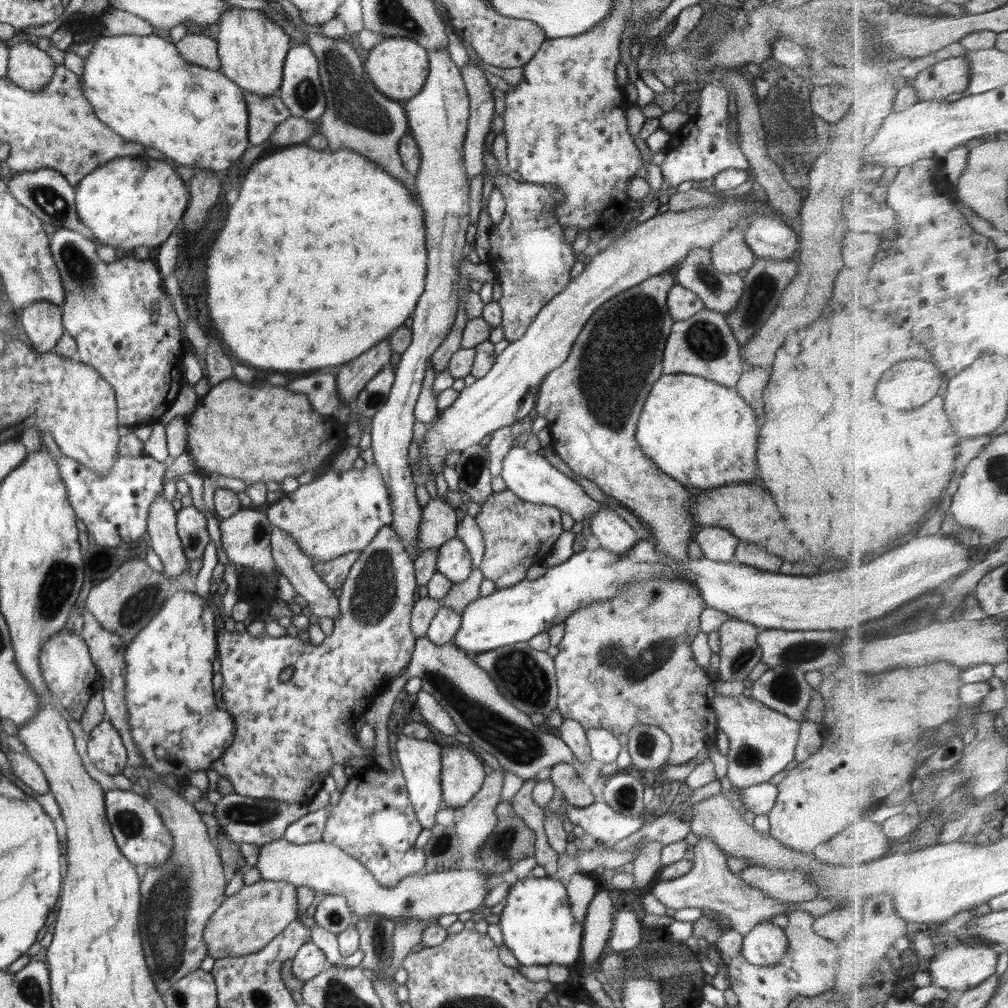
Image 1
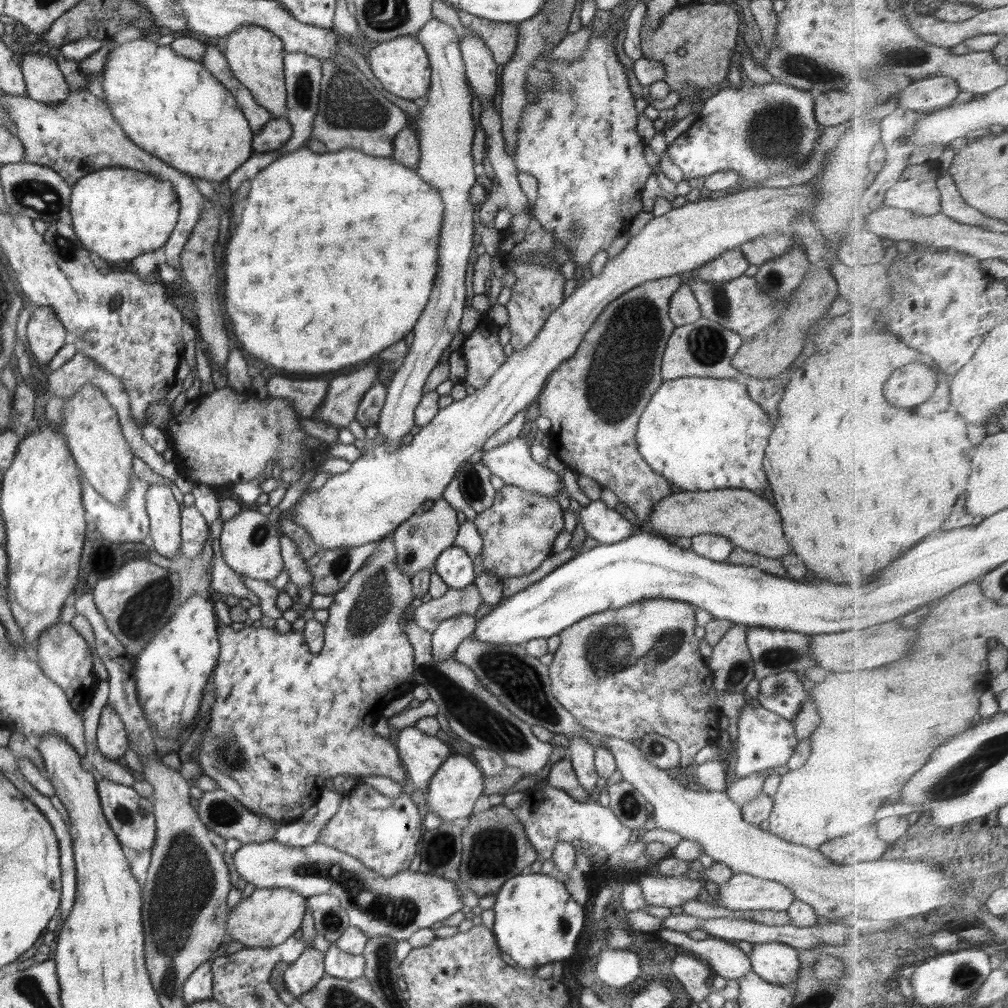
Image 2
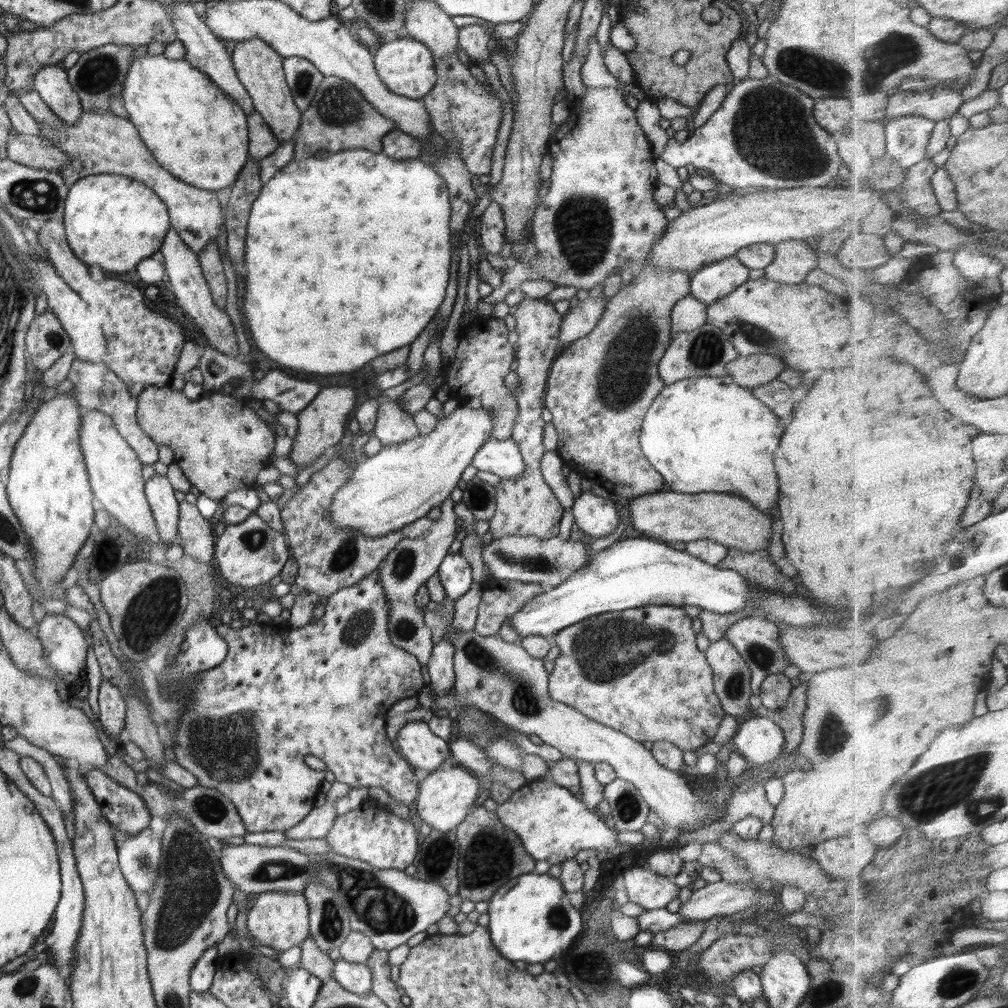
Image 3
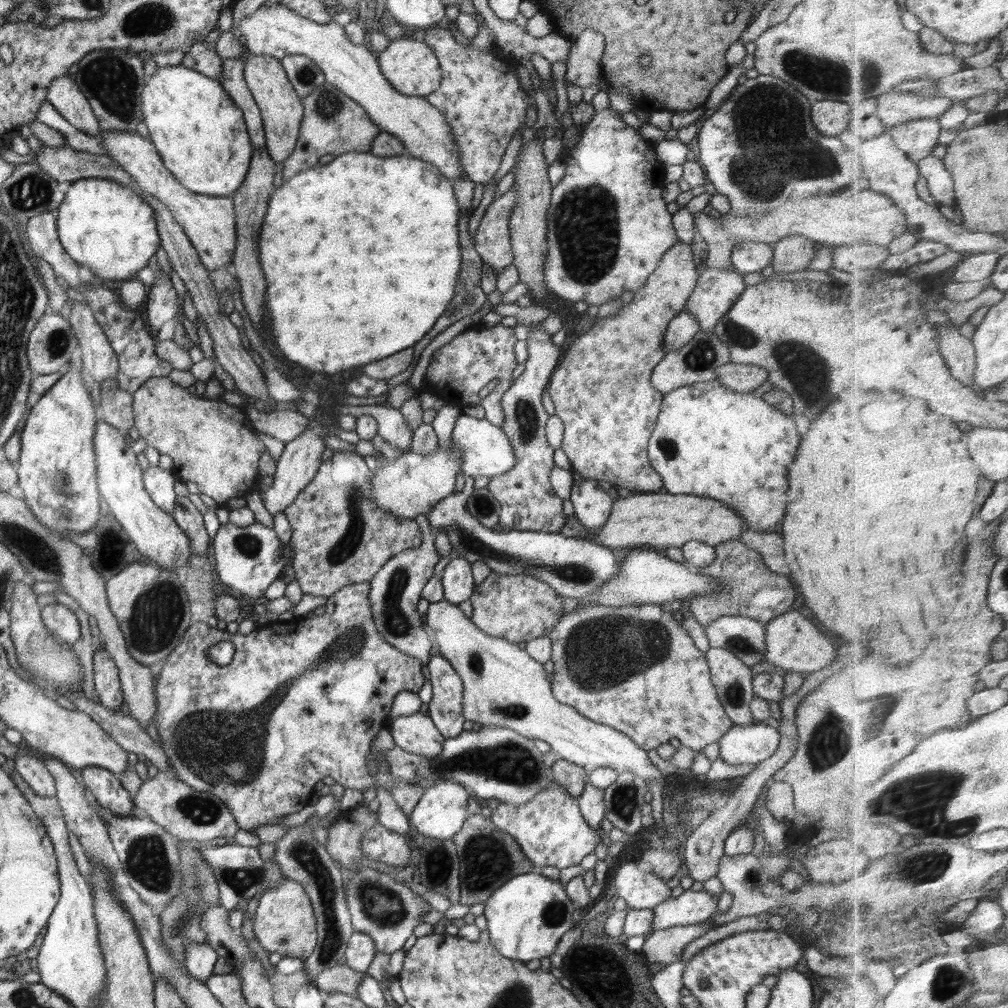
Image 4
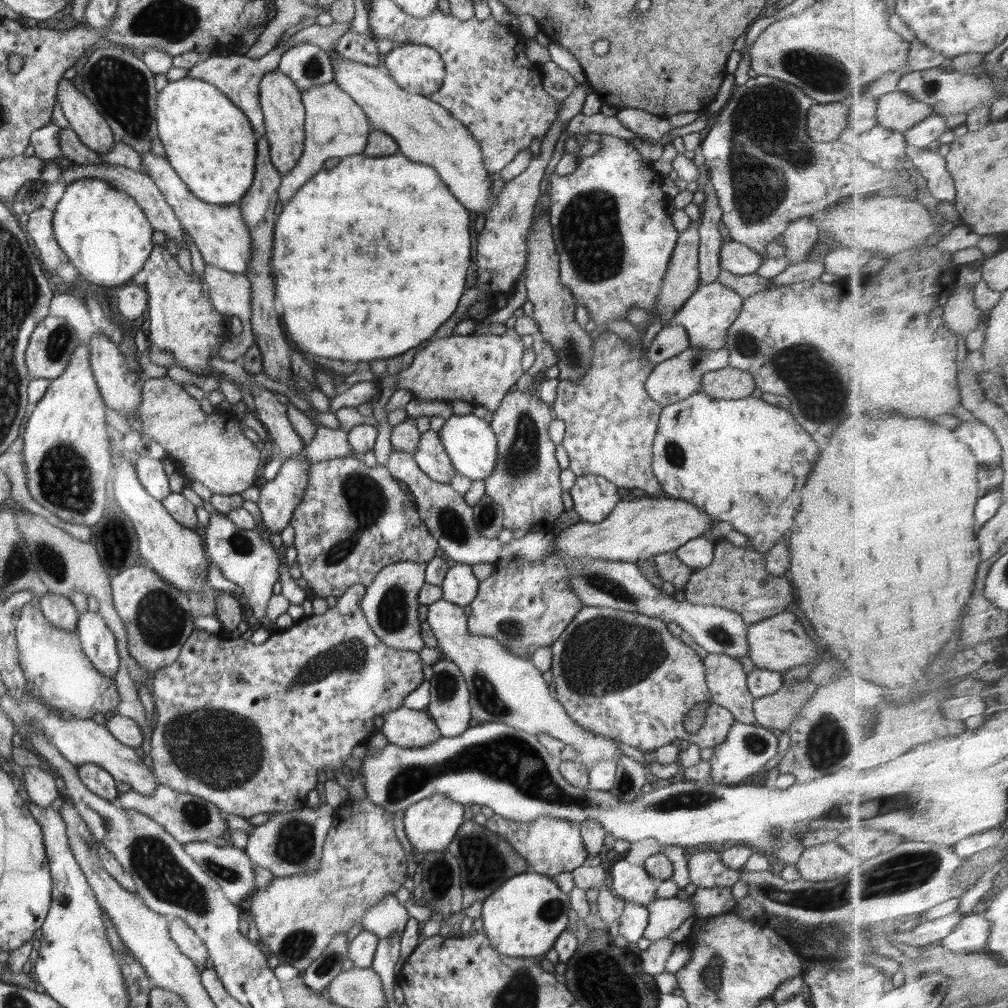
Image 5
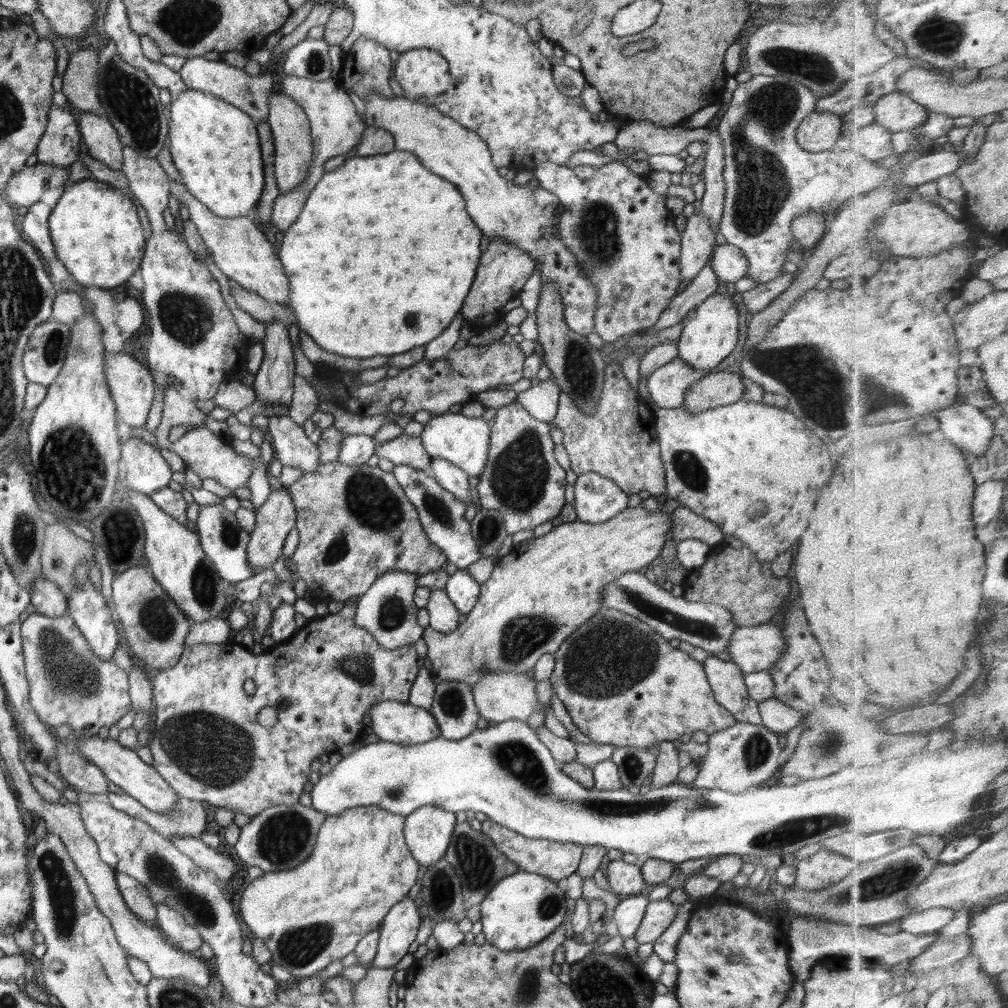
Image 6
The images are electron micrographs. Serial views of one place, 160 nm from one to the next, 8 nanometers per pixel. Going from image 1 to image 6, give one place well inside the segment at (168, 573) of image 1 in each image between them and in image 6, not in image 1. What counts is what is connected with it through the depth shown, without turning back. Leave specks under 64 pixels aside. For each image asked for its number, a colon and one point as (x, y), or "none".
2: (164, 512)
3: (159, 492)
4: (159, 483)
5: (150, 471)
6: (147, 471)

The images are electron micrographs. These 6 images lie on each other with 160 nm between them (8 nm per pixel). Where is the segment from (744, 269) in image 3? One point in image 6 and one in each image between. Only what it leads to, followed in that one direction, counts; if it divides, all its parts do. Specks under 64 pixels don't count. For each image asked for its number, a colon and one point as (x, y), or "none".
4: (716, 291)
5: (706, 316)
6: (710, 333)

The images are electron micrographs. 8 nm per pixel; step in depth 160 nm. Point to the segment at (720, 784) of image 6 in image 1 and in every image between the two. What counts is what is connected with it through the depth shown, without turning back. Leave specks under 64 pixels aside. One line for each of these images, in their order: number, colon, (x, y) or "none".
1: (762, 741)
2: (765, 740)
3: (759, 740)
4: (753, 743)
5: (747, 748)

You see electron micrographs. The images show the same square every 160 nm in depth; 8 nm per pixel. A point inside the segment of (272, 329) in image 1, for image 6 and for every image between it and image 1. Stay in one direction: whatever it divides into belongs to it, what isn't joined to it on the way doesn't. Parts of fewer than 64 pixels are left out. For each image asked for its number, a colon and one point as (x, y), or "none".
2: (335, 258)
3: (329, 289)
4: (361, 255)
5: (347, 295)
6: (379, 261)

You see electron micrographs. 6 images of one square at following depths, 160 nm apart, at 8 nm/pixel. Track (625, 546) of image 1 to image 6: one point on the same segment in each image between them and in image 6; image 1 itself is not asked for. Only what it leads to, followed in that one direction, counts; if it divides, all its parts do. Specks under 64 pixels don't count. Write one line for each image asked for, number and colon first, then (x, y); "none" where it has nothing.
2: (605, 525)
3: (596, 516)
4: (592, 505)
5: (594, 497)
6: (597, 499)

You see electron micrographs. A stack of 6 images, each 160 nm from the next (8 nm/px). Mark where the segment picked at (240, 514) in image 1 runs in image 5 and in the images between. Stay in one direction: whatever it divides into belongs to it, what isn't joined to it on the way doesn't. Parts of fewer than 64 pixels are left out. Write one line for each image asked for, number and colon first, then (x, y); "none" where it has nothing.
2: (250, 545)
3: (249, 554)
4: (248, 559)
5: (245, 557)

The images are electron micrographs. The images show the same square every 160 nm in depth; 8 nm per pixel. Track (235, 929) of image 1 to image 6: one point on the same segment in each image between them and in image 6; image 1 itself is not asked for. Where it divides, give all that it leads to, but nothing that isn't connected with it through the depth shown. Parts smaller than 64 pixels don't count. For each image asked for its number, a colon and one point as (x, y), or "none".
2: (269, 916)
3: (280, 920)
4: (285, 922)
5: (297, 916)
6: (308, 916)

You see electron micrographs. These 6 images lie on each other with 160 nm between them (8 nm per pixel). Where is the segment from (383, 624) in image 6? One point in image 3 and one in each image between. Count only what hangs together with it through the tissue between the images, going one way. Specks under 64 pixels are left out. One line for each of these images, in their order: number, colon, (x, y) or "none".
3: (425, 542)
4: (395, 591)
5: (390, 605)

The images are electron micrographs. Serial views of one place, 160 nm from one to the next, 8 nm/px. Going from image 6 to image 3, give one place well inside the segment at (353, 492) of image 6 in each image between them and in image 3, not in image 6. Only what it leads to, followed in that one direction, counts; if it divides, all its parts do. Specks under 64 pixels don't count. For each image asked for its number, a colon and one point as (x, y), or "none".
3: (329, 558)
4: (340, 537)
5: (353, 520)

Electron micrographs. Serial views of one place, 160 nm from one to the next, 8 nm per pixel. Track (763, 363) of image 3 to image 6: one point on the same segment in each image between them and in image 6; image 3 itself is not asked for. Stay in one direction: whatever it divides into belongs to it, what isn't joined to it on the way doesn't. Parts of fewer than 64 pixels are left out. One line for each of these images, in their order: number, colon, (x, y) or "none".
4: (743, 378)
5: (727, 383)
6: (716, 388)

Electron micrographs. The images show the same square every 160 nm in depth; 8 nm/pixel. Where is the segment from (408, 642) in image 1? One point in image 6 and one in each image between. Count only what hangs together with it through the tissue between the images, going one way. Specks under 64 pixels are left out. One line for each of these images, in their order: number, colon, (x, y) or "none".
2: (284, 719)
3: (324, 689)
4: (301, 700)
5: (308, 695)
6: (206, 743)

